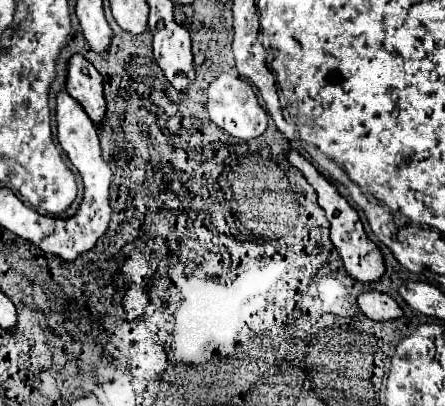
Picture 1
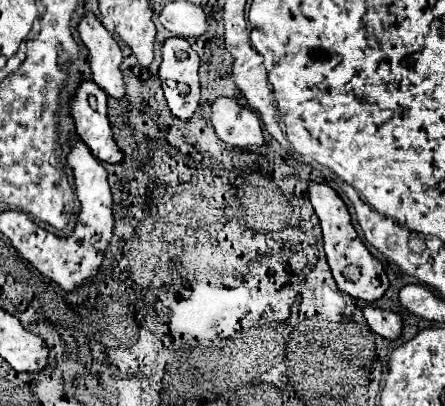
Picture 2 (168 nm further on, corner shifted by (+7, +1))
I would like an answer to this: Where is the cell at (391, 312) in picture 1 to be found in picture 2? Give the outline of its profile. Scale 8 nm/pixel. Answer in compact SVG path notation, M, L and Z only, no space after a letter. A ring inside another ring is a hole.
M366 307L364 317L368 327L386 341L396 341L402 337L402 317L390 311L380 311L376 307Z

